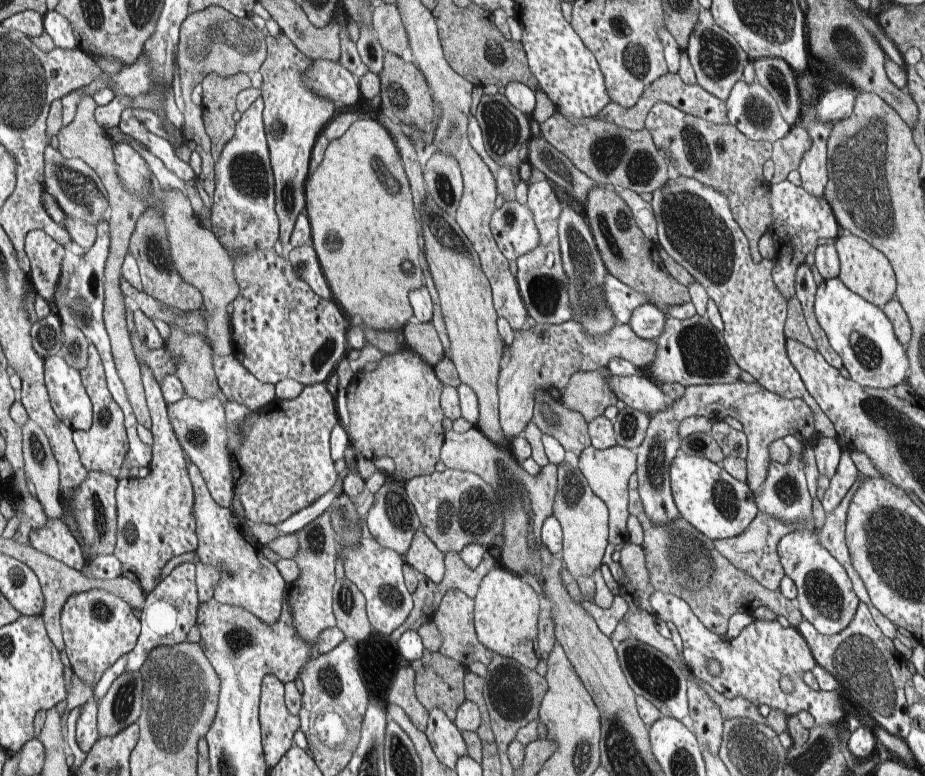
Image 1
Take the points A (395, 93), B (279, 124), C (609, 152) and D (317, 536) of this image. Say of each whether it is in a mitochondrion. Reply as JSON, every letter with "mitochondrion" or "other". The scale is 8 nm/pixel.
{"A":"mitochondrion","B":"mitochondrion","C":"mitochondrion","D":"mitochondrion"}

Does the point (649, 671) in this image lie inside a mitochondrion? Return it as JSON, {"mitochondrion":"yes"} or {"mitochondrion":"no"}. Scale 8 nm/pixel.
{"mitochondrion":"yes"}

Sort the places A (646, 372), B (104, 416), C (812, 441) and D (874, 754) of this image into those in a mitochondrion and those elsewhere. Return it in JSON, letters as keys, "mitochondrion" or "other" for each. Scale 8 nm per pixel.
{"A":"other","B":"mitochondrion","C":"other","D":"other"}

